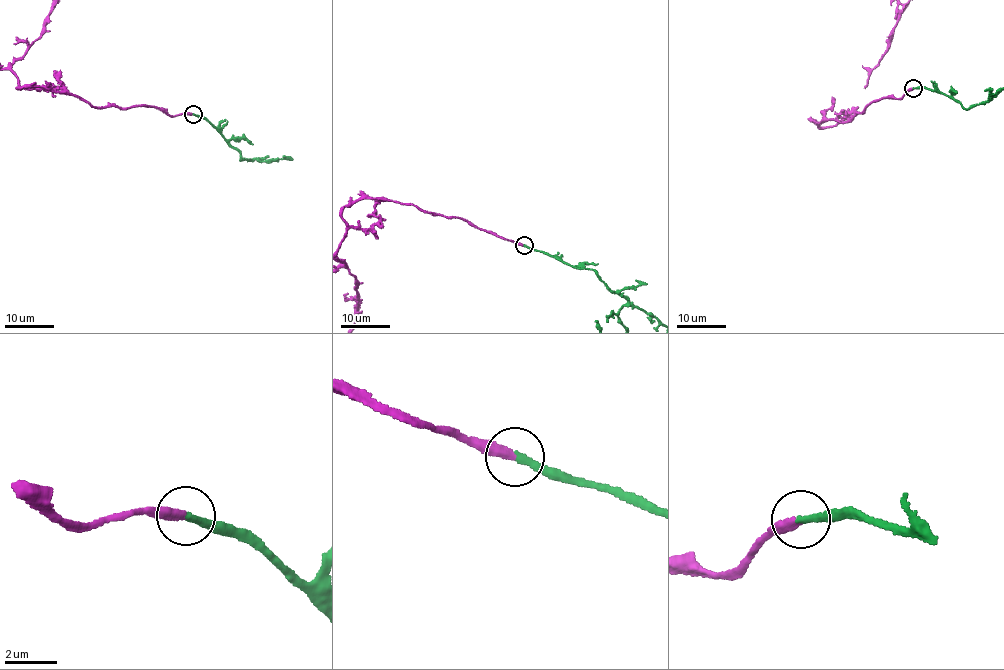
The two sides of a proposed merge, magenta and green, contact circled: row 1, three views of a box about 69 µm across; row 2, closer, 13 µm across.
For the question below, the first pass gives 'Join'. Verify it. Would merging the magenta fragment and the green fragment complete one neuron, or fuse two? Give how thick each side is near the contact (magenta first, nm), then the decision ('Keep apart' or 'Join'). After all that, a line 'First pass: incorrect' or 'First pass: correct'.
Thickness 340 nm (magenta) against 280 nm. Join
First pass: correct

